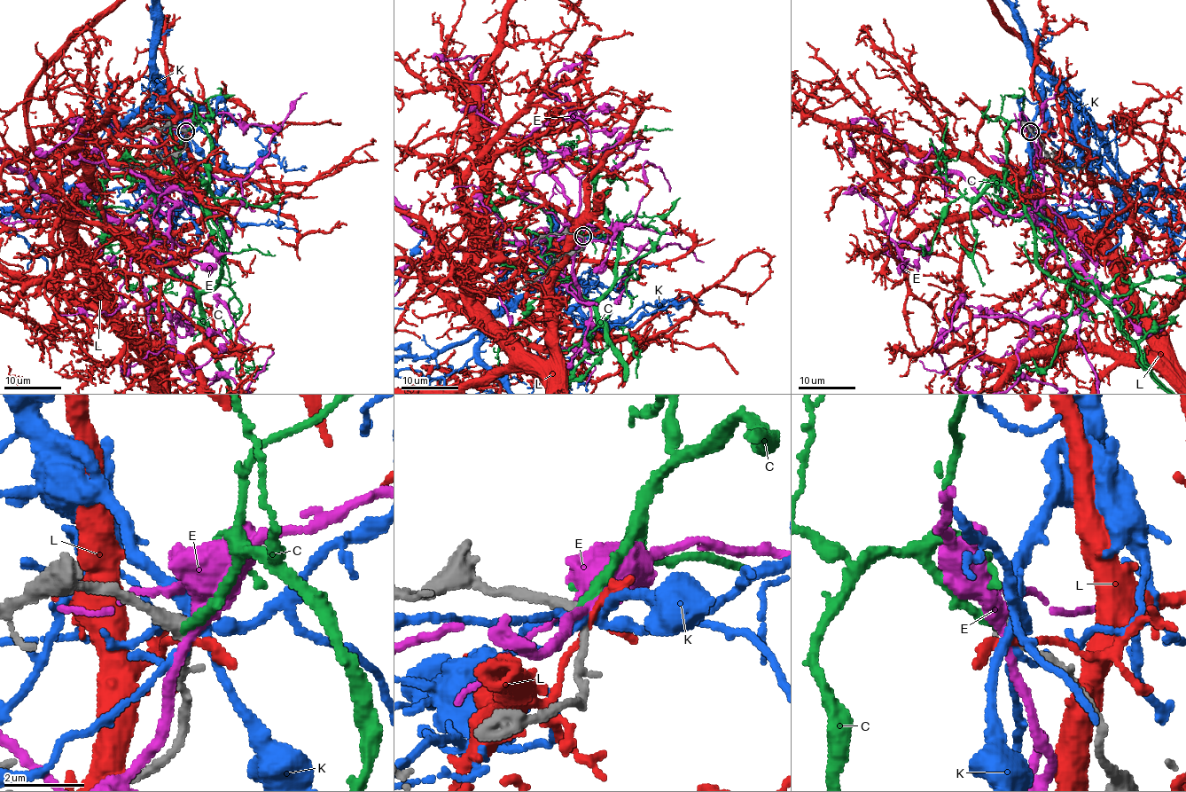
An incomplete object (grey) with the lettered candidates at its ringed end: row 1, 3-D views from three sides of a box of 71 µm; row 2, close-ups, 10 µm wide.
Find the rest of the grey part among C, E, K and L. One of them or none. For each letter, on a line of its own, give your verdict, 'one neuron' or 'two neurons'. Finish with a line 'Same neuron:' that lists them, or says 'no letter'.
C: one neuron
E: two neurons
K: two neurons
L: two neurons
Same neuron: C

